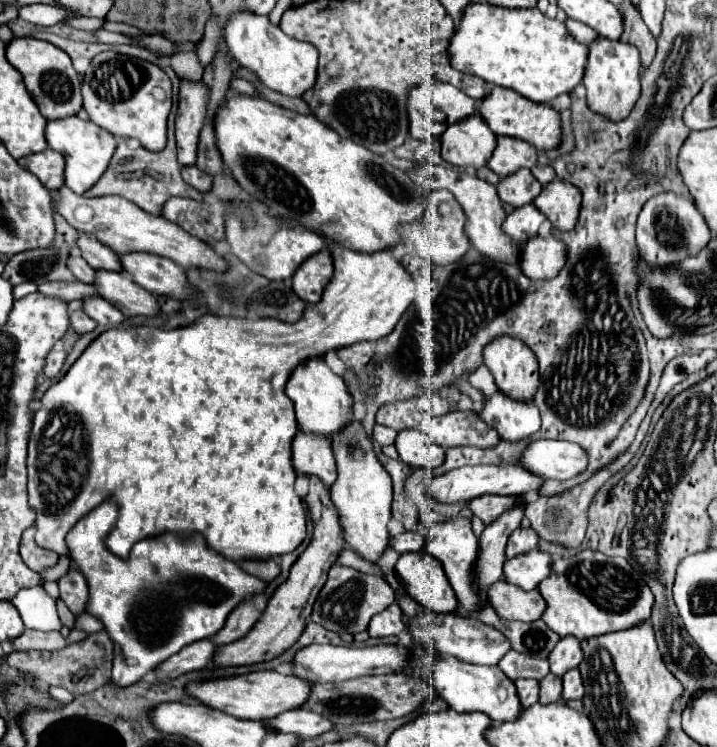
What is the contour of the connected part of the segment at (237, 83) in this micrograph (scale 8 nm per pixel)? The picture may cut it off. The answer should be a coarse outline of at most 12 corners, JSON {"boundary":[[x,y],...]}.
{"boundary":[[233,78],[230,83],[235,92],[258,96],[254,85],[244,79]]}

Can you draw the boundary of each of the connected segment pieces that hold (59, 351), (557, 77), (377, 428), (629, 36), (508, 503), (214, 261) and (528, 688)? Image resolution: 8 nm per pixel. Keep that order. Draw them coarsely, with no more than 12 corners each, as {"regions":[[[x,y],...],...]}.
{"regions":[[[56,343],[48,353],[44,375],[54,377],[66,359],[64,345]],[[470,3],[454,69],[536,103],[570,93],[586,45],[538,7]],[[374,425],[374,439],[392,445],[396,431],[386,425]],[[628,1],[622,11],[620,41],[634,43],[642,67],[656,53],[656,39],[642,21],[638,7]],[[482,495],[468,509],[490,525],[516,503],[514,497]],[[64,185],[52,207],[116,255],[226,269],[210,245],[116,195]],[[516,679],[522,707],[538,701],[536,679]]]}

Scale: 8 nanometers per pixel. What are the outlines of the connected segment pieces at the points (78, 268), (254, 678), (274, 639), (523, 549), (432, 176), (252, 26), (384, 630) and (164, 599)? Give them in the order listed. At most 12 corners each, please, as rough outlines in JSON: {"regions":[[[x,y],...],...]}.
{"regions":[[[68,255],[68,269],[82,283],[94,283],[94,269],[76,255]],[[276,671],[192,681],[186,693],[236,719],[300,707],[310,683]],[[310,477],[310,545],[250,633],[214,665],[250,665],[302,635],[346,549],[330,487]],[[516,529],[508,539],[506,559],[538,547],[534,529]],[[414,165],[424,191],[450,191],[466,215],[466,237],[494,261],[518,263],[500,229],[496,187],[474,173]],[[234,11],[232,57],[278,93],[316,81],[318,49],[268,15]],[[398,603],[372,617],[370,637],[390,637],[404,631]],[[102,501],[66,535],[112,683],[212,637],[264,581],[200,533],[104,541]]]}

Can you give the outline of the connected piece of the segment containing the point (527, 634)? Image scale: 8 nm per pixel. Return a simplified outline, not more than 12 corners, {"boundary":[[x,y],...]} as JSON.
{"boundary":[[488,603],[470,613],[498,629],[510,647],[546,659],[560,639],[542,619],[498,619]]}

